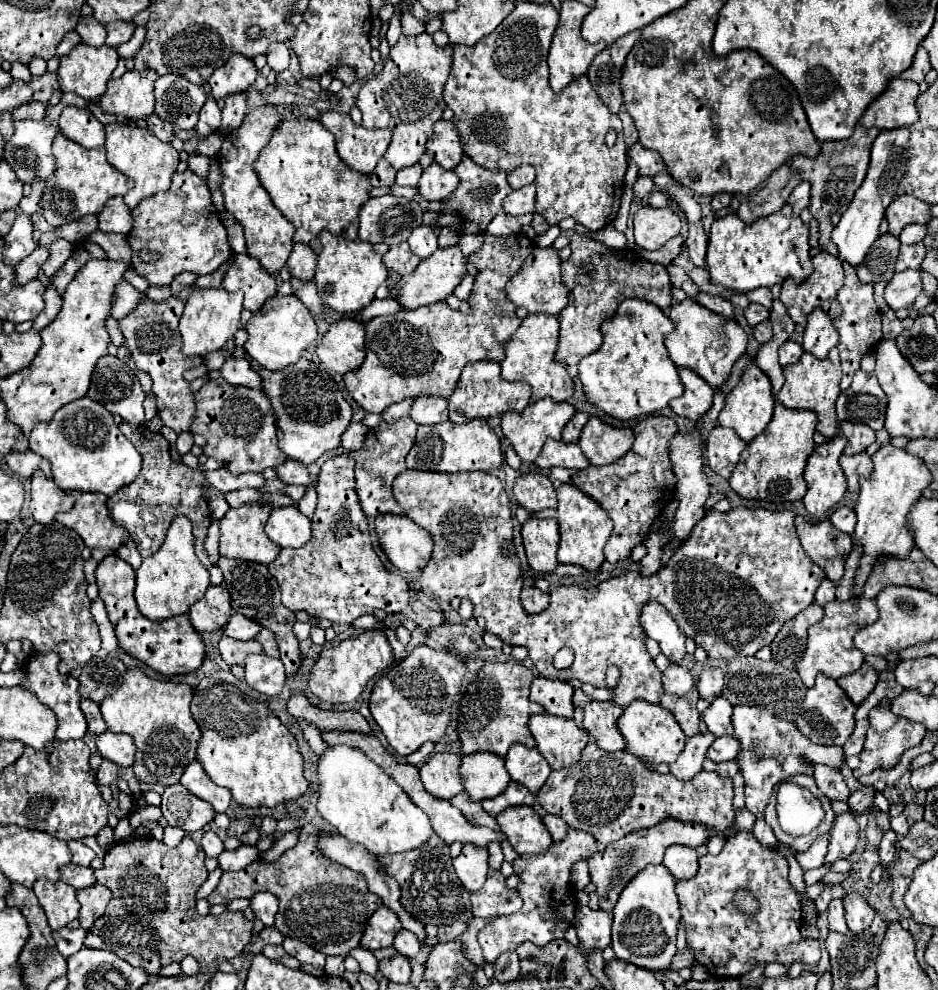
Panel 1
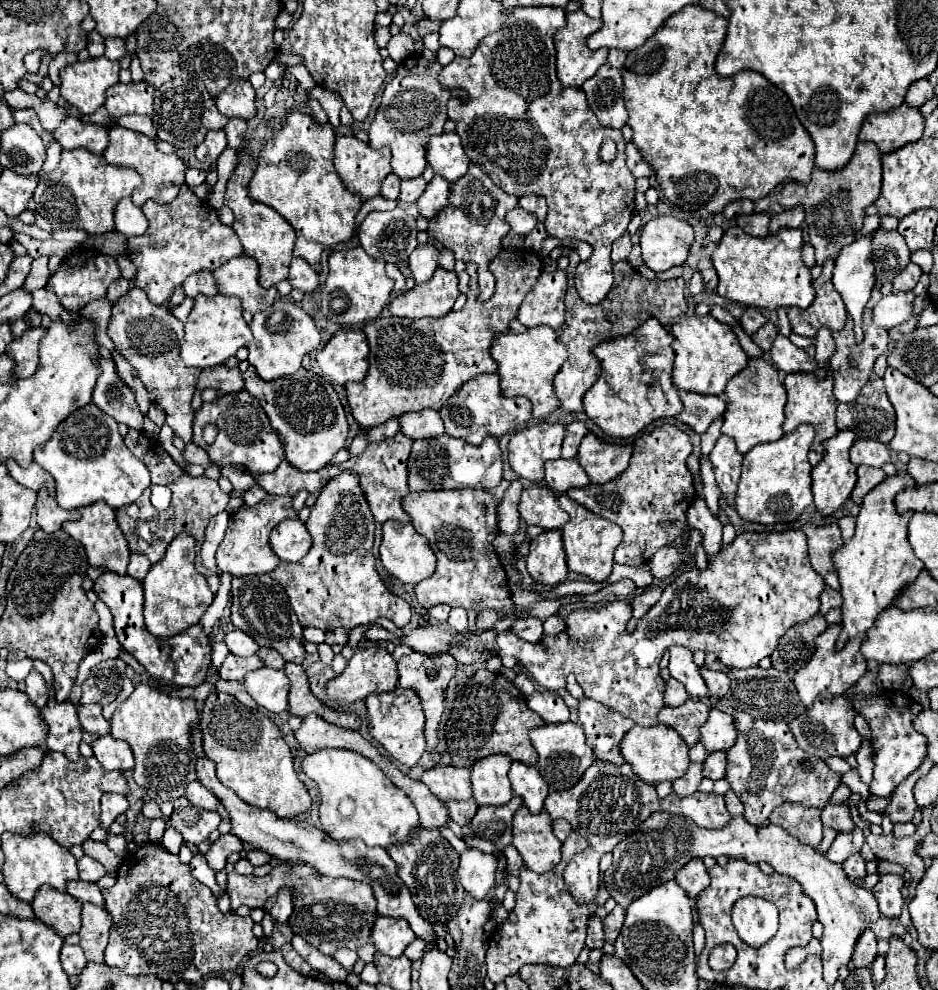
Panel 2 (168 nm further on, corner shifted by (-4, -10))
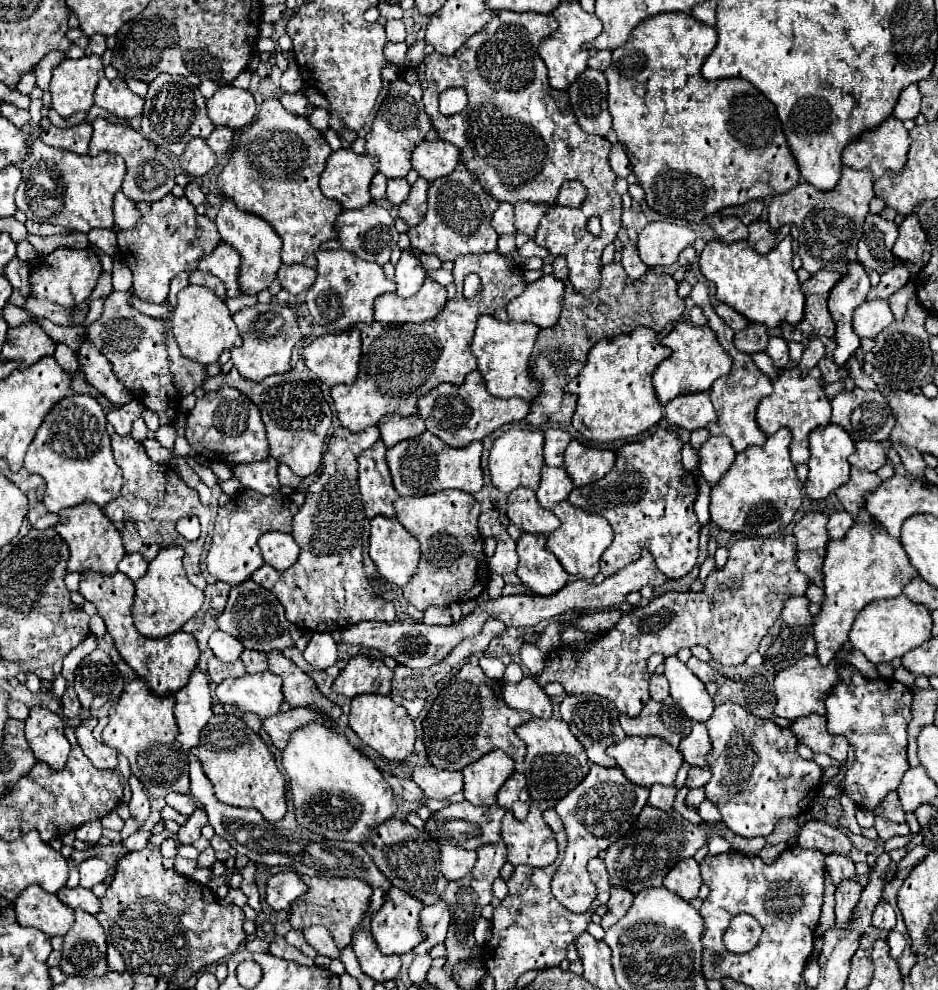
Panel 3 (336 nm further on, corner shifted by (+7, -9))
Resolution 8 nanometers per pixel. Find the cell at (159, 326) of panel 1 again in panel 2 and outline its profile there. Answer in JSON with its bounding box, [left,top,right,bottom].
[109,287,201,443]

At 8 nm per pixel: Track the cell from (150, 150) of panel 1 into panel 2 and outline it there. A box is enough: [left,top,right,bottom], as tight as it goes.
[105,125,185,207]

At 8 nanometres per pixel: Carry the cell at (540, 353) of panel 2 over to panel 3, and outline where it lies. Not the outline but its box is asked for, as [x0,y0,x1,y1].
[470,316,540,402]

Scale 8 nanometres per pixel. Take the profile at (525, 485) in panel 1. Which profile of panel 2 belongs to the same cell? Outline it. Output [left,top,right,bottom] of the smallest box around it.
[519,485,569,529]

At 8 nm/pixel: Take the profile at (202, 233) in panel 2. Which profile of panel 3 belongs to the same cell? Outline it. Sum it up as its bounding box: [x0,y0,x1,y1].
[118,194,220,302]

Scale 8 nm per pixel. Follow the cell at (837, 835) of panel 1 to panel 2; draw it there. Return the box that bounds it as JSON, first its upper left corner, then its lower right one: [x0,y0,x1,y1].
[843,853,865,879]

